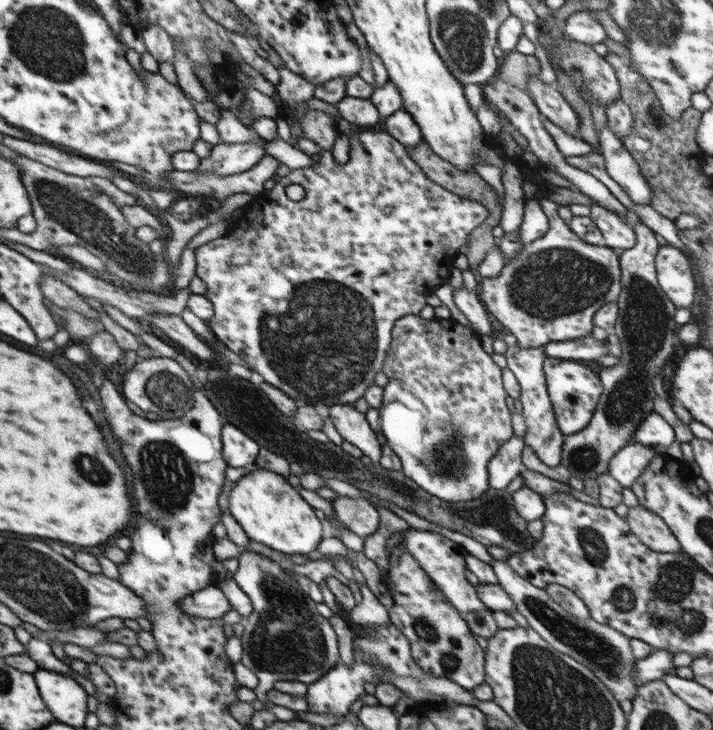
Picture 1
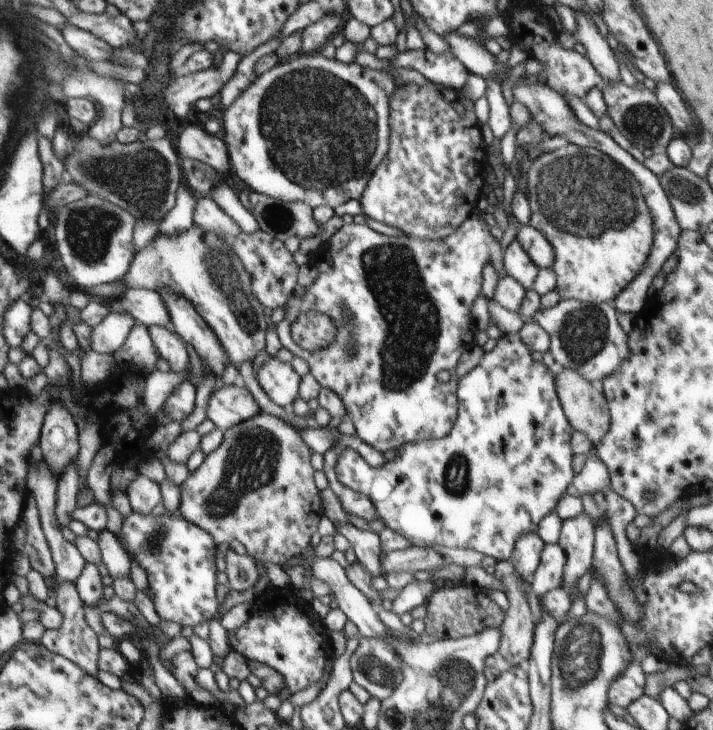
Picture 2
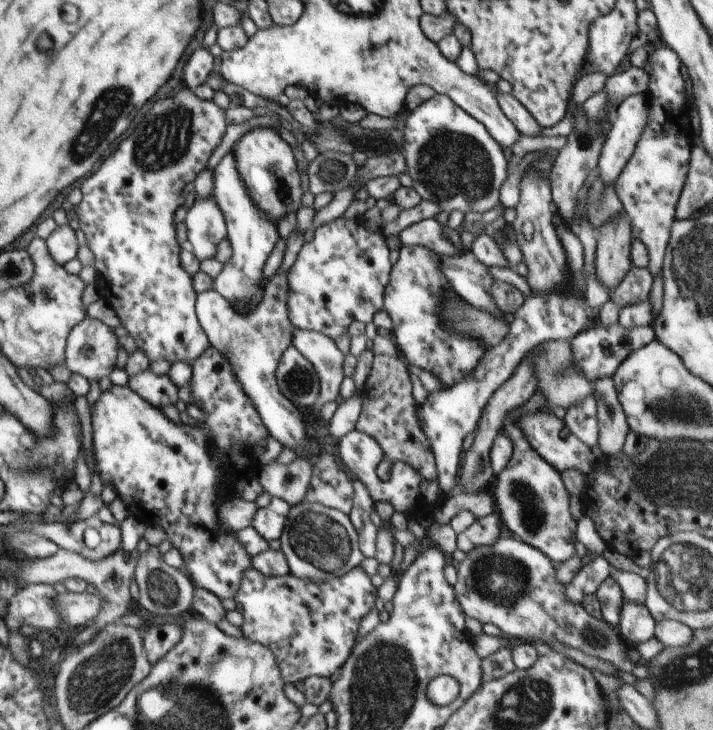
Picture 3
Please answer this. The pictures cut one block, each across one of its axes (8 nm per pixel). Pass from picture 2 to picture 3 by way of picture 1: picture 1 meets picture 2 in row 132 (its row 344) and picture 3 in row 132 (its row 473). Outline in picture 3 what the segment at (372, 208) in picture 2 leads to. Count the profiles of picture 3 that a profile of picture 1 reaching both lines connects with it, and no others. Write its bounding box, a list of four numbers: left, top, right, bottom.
[403,94,508,213]

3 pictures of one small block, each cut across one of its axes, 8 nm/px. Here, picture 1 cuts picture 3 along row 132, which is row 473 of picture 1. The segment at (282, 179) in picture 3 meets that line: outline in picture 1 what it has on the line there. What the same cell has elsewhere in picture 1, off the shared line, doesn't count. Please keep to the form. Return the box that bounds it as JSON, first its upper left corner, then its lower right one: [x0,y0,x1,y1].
[229,467,323,555]

